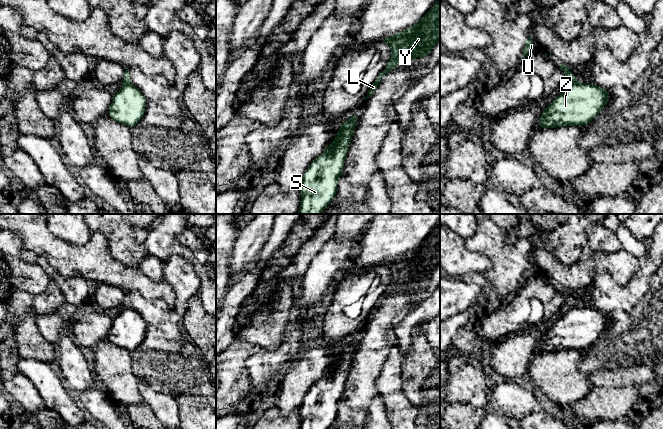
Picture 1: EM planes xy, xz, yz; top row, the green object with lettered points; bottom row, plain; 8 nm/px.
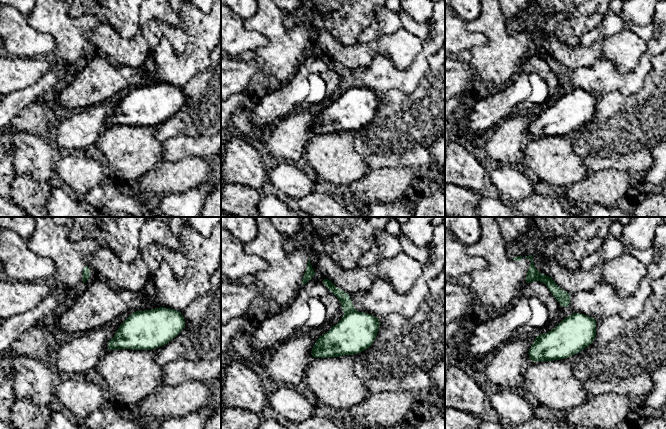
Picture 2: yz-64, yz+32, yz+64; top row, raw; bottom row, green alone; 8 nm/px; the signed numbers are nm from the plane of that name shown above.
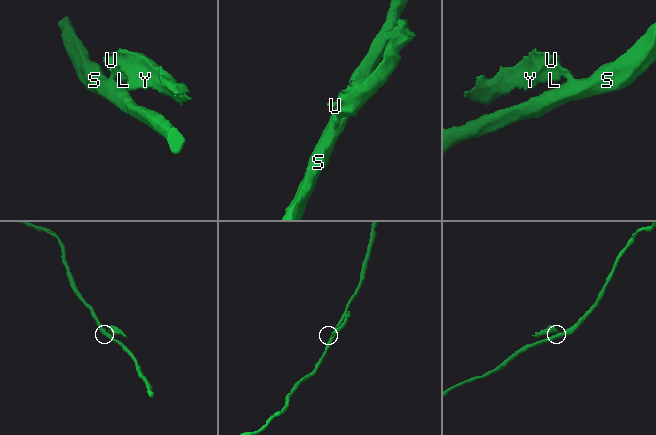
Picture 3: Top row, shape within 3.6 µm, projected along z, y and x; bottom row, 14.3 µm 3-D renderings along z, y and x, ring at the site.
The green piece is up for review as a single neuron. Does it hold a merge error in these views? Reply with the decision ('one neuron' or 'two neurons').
two neurons

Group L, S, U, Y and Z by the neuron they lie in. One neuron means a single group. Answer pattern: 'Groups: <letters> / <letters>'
Groups: L U Y / S Z

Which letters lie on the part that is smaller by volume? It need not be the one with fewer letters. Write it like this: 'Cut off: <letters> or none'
Cut off: L, U, Y

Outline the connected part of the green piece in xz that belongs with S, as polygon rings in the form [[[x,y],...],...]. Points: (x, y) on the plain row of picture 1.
[[[358,342],[345,345],[332,364],[333,369],[327,369],[325,375],[311,386],[299,407],[300,429],[328,429],[334,424],[357,347]]]

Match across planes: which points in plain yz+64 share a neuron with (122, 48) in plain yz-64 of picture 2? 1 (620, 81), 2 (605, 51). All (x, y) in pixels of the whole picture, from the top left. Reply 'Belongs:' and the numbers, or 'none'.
Belongs: 2

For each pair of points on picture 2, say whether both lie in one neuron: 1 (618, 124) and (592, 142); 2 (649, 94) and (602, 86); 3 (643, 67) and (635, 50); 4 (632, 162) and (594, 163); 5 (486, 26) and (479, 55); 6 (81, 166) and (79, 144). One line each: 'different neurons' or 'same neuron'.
1: same neuron
2: different neurons
3: different neurons
4: same neuron
5: same neuron
6: different neurons

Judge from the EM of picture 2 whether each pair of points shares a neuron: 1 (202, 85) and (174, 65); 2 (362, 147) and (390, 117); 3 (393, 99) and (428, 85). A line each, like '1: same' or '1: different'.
1: different
2: same
3: same

